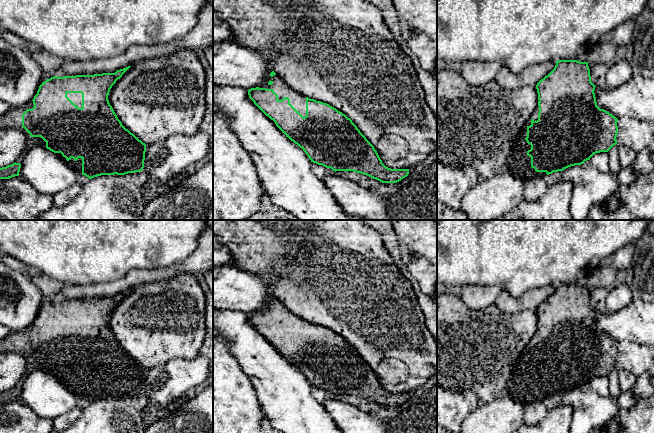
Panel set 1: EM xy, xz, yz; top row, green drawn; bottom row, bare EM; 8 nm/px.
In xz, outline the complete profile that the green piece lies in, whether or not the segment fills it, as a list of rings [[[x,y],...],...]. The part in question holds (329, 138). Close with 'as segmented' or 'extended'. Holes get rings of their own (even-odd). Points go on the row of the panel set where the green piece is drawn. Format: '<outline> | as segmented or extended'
[[[274,71],[266,86],[248,90],[249,98],[291,141],[297,144],[311,162],[333,171],[353,171],[382,183],[397,183],[409,174],[409,169],[391,169],[380,159],[374,146],[345,114],[327,103],[310,99],[294,91]]] | extended

